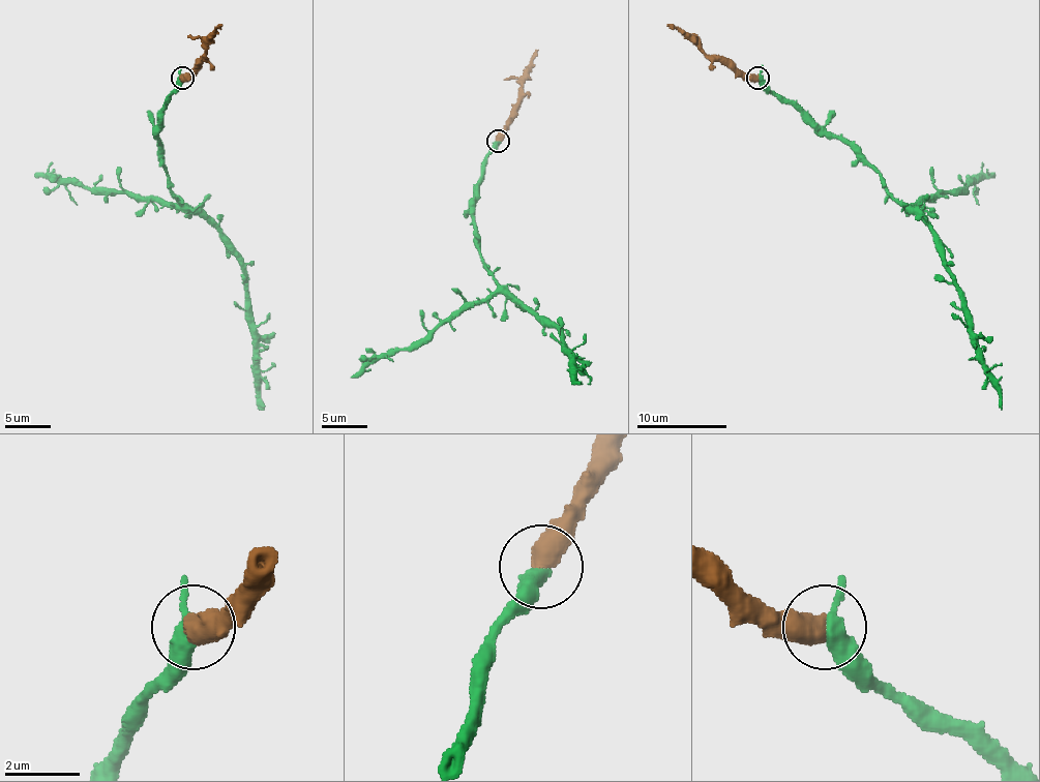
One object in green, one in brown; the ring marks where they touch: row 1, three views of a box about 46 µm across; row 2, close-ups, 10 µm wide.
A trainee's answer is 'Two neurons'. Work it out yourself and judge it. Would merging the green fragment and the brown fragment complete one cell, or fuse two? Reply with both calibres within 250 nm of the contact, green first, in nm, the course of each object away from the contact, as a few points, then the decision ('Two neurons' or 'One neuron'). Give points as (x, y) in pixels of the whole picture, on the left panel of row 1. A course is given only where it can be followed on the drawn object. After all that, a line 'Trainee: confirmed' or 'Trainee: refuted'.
Thickness 400 nm (green) against 600 nm. Course of green: (182, 78), (171, 92), (157, 125), (167, 187), (218, 232), (241, 266), (253, 323), (255, 386), (264, 409). Course of brown: (182, 78), (203, 58), (205, 41), (221, 24). One neuron
Trainee: refuted

